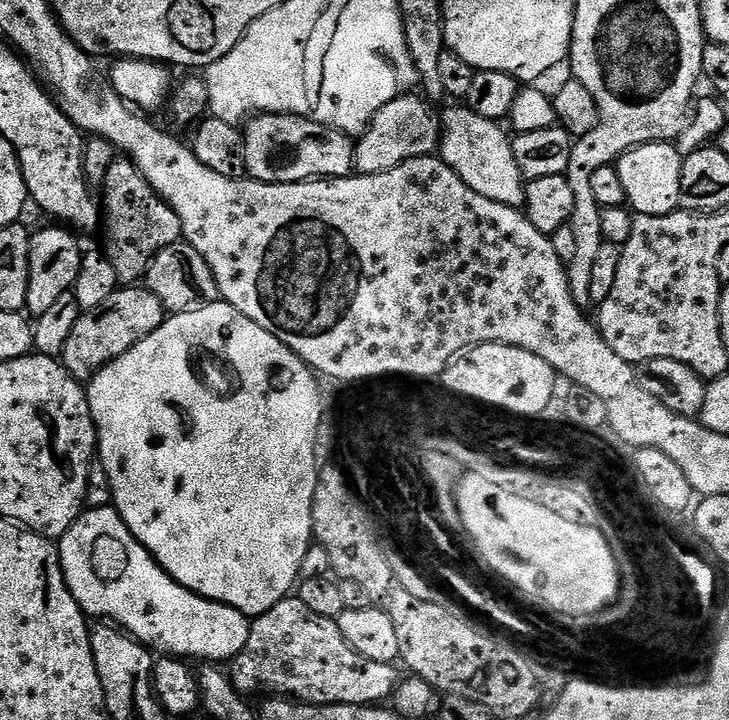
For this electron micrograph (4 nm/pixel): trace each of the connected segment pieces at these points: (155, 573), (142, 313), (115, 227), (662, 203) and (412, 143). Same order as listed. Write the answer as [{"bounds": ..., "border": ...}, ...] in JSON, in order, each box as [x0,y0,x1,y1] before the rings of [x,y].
[{"bounds":[58,507,246,662],"border":[[[115,507],[88,508],[81,512],[74,526],[70,526],[70,530],[60,537],[58,551],[68,589],[79,602],[80,609],[89,617],[96,616],[92,618],[123,628],[145,648],[157,653],[160,651],[160,654],[172,658],[197,656],[200,662],[228,662],[242,650],[246,635],[245,616],[217,600],[207,600],[204,596],[186,590],[177,580],[172,579],[138,543],[134,534],[130,534],[126,522],[116,513]]]},{"bounds":[62,286,166,382],"border":[[[120,286],[102,306],[81,311],[78,322],[74,322],[74,331],[66,338],[62,363],[64,369],[75,380],[87,382],[114,358],[126,354],[132,344],[154,334],[162,326],[166,313],[162,302],[154,298],[147,286]]]},{"bounds":[102,158,181,281],"border":[[[127,158],[113,159],[112,165],[104,174],[102,187],[102,252],[108,257],[110,266],[114,266],[117,281],[139,281],[156,251],[181,239],[178,216],[170,205],[160,199],[160,195]]]},{"bounds":[614,142,684,216],"border":[[[672,142],[643,144],[624,153],[614,167],[622,180],[627,207],[641,216],[665,216],[677,211],[680,208],[683,165],[684,156]]]},{"bounds":[354,94,438,175],"border":[[[405,94],[386,102],[382,110],[373,114],[368,127],[359,133],[354,144],[354,168],[359,175],[382,174],[386,170],[394,170],[394,166],[402,166],[402,162],[410,162],[410,158],[437,151],[438,128],[428,117],[429,105],[421,100],[416,94]]]}]

